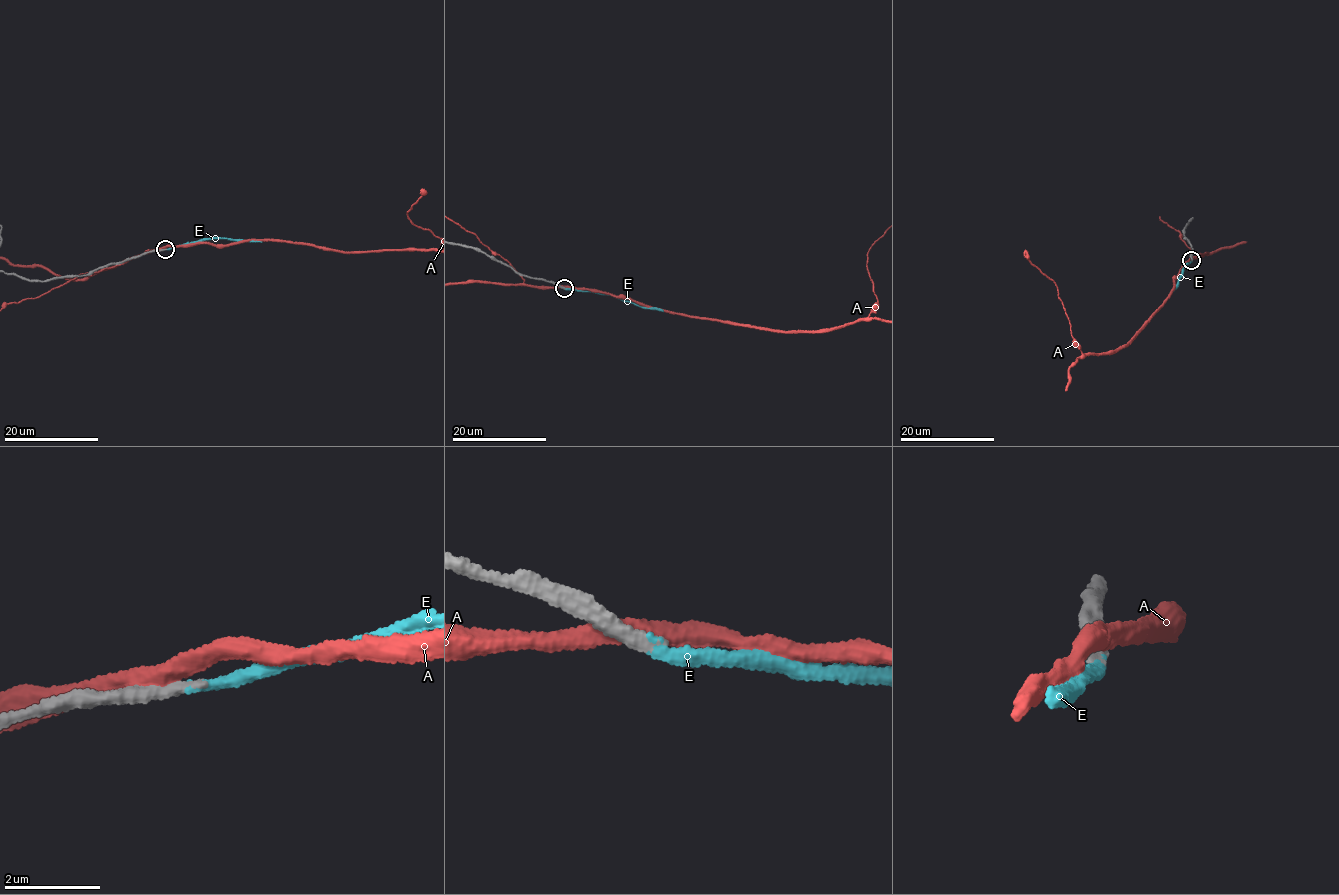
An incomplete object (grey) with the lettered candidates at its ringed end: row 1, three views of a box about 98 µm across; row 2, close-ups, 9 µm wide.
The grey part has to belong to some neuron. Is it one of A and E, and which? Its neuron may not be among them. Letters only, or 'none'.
E

